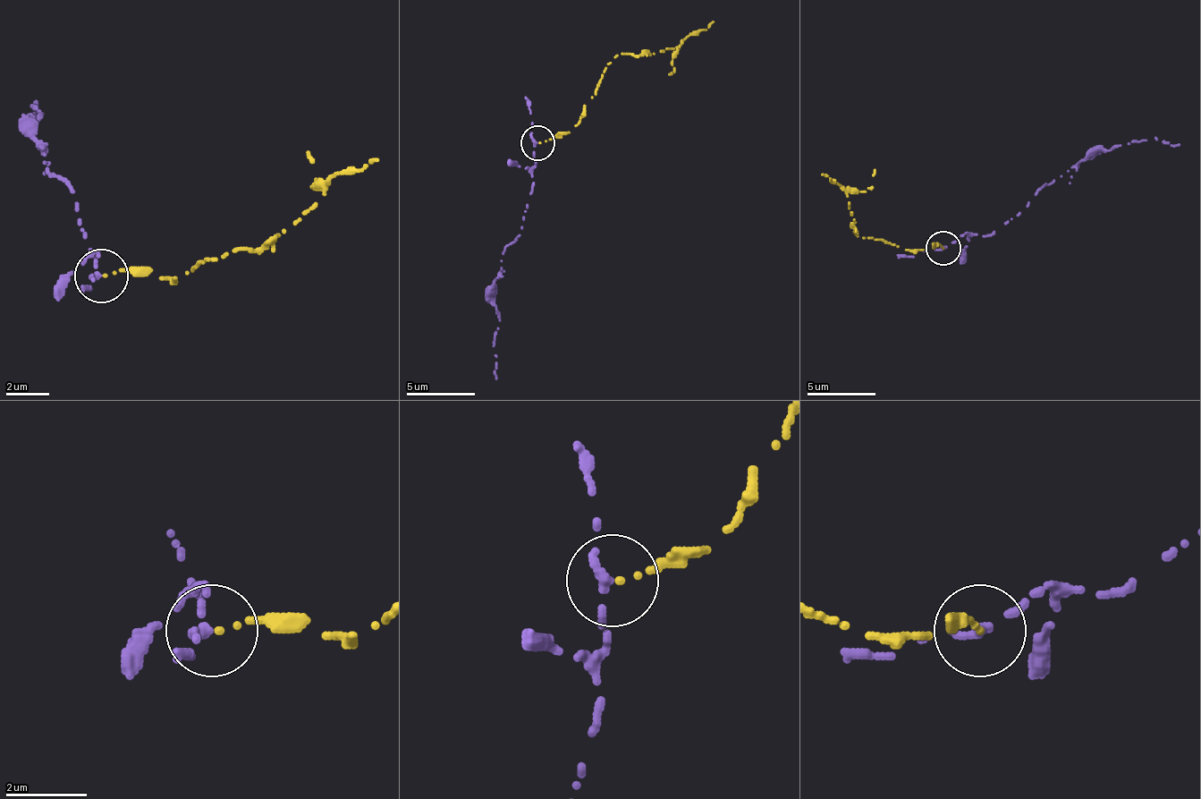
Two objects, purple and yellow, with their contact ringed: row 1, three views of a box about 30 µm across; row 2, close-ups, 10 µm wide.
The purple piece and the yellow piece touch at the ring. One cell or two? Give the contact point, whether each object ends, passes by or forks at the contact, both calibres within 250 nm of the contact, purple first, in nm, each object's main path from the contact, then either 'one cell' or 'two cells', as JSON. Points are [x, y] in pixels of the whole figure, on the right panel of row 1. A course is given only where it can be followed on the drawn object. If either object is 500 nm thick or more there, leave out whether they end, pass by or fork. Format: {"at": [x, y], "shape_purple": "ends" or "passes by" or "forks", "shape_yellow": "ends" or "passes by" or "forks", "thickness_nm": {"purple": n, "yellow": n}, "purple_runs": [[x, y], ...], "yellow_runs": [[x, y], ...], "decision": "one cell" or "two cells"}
{"at": [943, 248], "shape_purple": "passes by", "shape_yellow": "ends", "thickness_nm": {"purple": 180, "yellow": 110}, "purple_runs": [[943, 249], [960, 235], [992, 235], [1036, 194], [1098, 149], [1142, 140], [1179, 142]], "yellow_runs": [[943, 249], [937, 245], [923, 249], [861, 239], [855, 232], [848, 191], [821, 174]], "decision": "two cells"}

